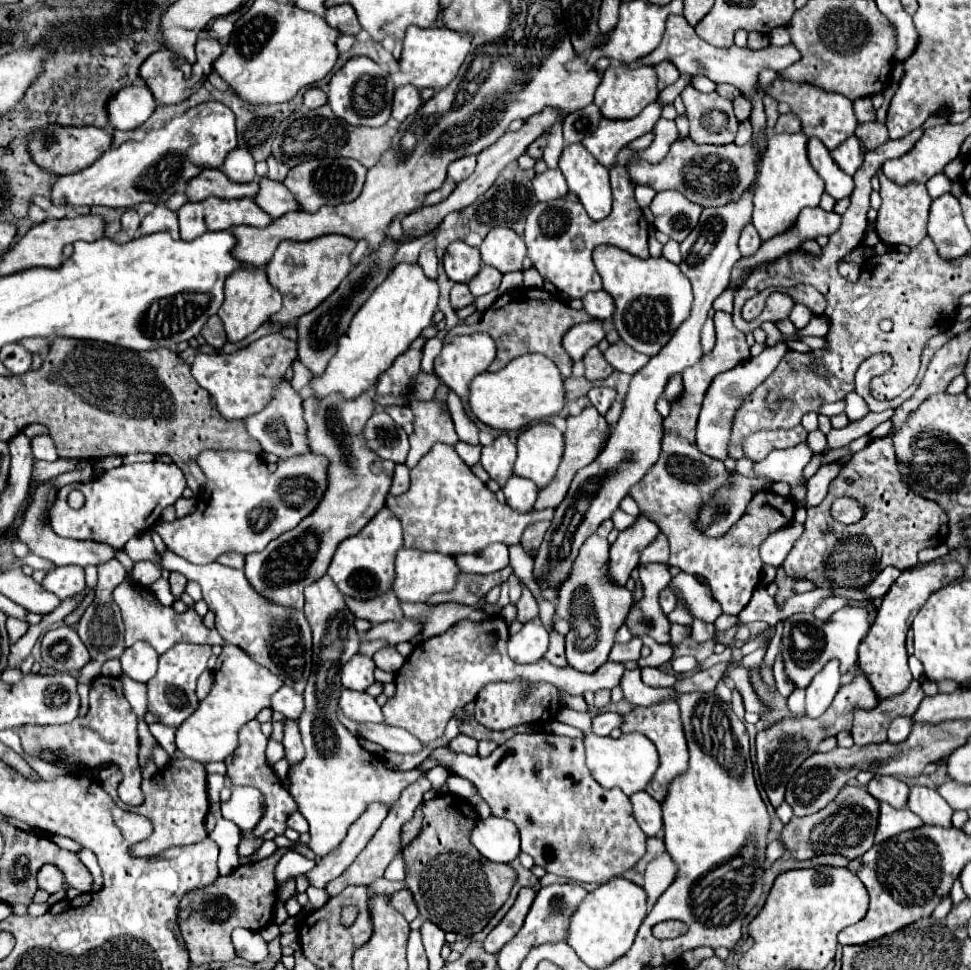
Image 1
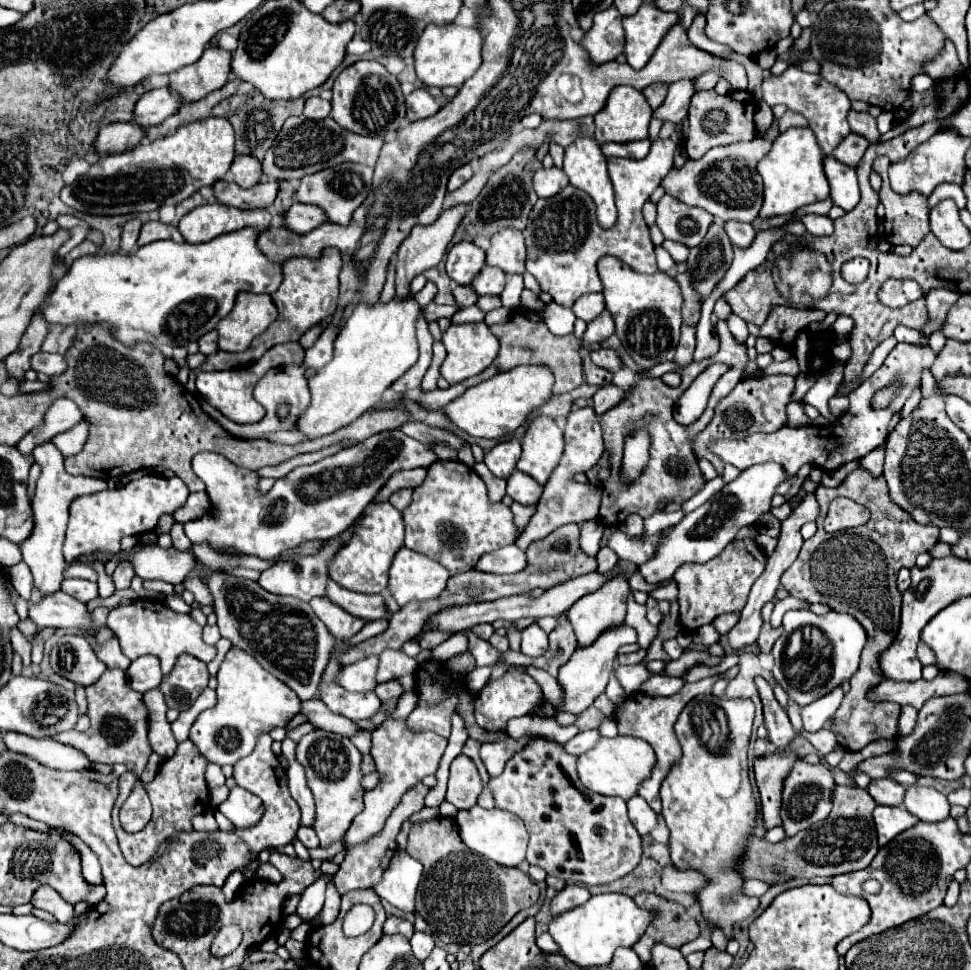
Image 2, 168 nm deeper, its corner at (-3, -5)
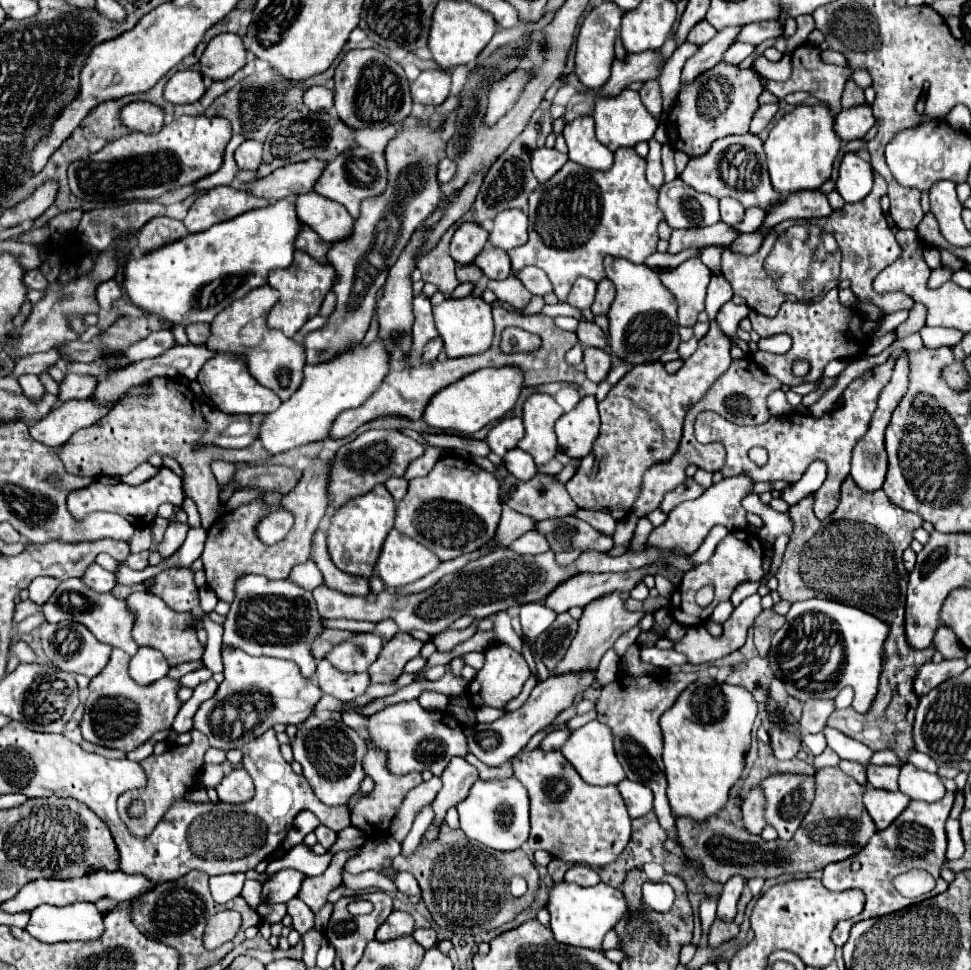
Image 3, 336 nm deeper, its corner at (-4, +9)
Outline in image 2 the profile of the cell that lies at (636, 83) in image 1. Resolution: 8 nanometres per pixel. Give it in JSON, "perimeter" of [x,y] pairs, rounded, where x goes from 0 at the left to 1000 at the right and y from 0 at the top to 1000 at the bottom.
{"perimeter":[[[648,88],[633,90],[633,94],[627,96],[623,110],[613,119],[615,147],[646,147],[666,143],[670,116],[673,112],[662,94]]]}

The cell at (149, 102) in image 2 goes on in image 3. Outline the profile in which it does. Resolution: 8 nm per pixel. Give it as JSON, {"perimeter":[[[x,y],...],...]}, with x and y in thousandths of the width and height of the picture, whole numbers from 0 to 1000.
{"perimeter":[[[189,71],[177,77],[169,100],[177,106],[202,106],[212,96],[212,84],[204,71]]]}

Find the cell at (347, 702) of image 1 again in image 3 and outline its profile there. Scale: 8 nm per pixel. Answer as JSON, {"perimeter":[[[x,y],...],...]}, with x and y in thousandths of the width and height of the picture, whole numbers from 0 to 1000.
{"perimeter":[[[338,679],[327,681],[323,700],[325,700],[327,708],[332,710],[332,714],[338,714],[350,723],[363,723],[363,721],[371,719],[377,712],[377,708],[381,706],[379,694],[358,694],[356,696],[352,692],[344,690],[344,686]]]}

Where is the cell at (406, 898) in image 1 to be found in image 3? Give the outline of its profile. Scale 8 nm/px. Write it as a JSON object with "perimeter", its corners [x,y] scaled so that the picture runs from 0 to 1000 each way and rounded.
{"perimeter":[[[406,939],[402,943],[400,949],[395,949],[395,954],[391,954],[391,958],[387,960],[387,968],[389,970],[400,970],[400,968],[410,968],[414,964],[424,964],[426,960],[426,947],[422,941],[414,941],[414,939]]]}

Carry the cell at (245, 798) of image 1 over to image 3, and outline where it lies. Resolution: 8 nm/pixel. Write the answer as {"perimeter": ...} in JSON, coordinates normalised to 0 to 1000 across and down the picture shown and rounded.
{"perimeter":[[[241,791],[231,803],[222,809],[225,824],[231,828],[251,828],[260,824],[262,807],[251,791]]]}

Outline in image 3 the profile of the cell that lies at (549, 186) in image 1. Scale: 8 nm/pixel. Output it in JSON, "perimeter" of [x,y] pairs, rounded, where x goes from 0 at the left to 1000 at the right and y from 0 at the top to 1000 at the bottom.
{"perimeter":[[[558,152],[558,154],[552,154],[552,156],[548,158],[548,176],[550,176],[552,185],[554,185],[556,189],[560,189],[560,187],[564,187],[573,176],[577,176],[583,166],[585,166],[585,160],[575,158],[573,154]]]}

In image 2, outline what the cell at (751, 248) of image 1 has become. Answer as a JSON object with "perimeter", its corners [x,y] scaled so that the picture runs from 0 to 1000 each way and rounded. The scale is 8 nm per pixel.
{"perimeter":[[[747,228],[749,242],[759,255],[771,255],[778,248],[778,234],[773,230],[763,230],[763,228]]]}

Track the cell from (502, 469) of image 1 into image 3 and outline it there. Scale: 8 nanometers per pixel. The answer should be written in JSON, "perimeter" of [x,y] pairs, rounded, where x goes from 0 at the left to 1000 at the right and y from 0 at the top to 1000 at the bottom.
{"perimeter":[[[521,430],[505,442],[505,446],[501,451],[501,457],[505,459],[505,463],[511,469],[519,471],[519,467],[525,465],[527,461],[531,461],[538,451],[540,451],[538,432],[536,430]]]}

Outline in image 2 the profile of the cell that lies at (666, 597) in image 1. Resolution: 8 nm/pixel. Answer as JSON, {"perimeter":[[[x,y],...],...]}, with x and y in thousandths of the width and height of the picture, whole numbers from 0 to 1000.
{"perimeter":[[[667,616],[665,628],[665,636],[670,644],[677,644],[677,642],[683,638],[683,633],[678,626],[678,621],[674,616]]]}

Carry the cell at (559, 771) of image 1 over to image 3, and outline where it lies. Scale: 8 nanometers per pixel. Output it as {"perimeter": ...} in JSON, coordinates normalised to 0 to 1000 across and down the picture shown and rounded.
{"perimeter":[[[558,772],[536,776],[529,782],[529,799],[546,818],[548,857],[544,871],[548,877],[560,875],[579,888],[612,894],[630,890],[647,871],[649,842],[634,809],[606,809],[593,793],[587,793],[577,774],[560,776]]]}

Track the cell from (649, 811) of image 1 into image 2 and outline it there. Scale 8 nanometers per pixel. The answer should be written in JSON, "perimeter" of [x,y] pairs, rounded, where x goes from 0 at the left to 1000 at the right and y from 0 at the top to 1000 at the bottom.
{"perimeter":[[[654,820],[652,824],[648,824],[646,834],[648,834],[648,844],[660,863],[668,861],[670,855],[677,853],[677,838],[662,826],[662,822]]]}

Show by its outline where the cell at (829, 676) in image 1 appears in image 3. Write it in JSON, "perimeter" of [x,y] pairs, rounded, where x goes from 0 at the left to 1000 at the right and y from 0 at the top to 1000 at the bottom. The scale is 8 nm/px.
{"perimeter":[[[849,721],[830,723],[828,735],[824,741],[824,754],[828,758],[830,756],[844,756],[851,749],[851,743],[857,733],[859,733],[859,723],[849,723]]]}

